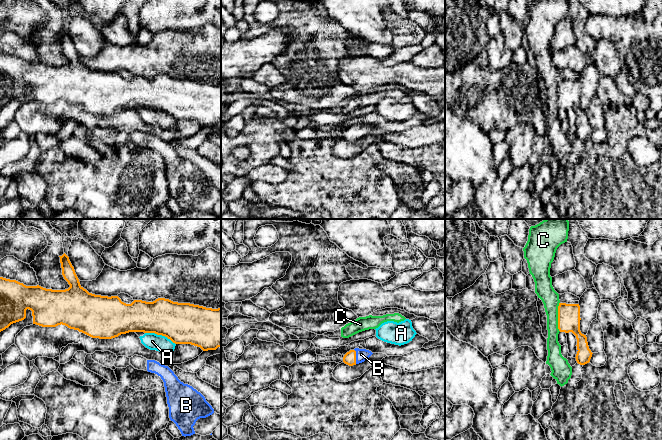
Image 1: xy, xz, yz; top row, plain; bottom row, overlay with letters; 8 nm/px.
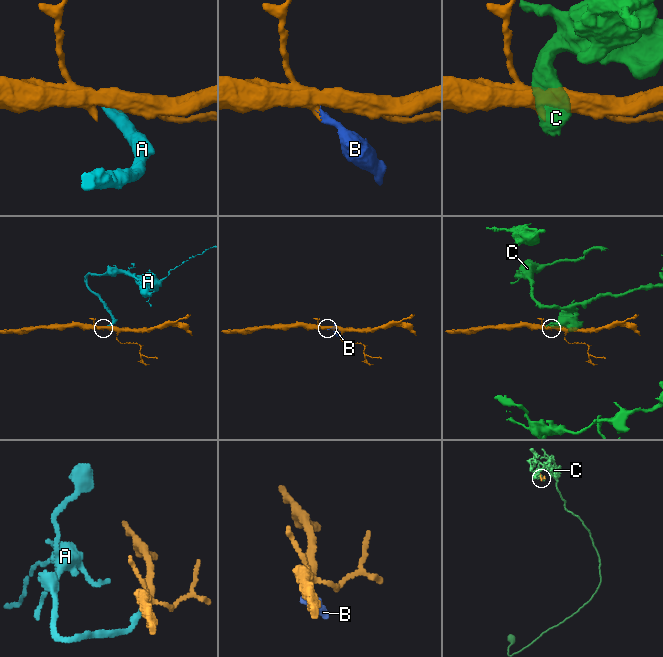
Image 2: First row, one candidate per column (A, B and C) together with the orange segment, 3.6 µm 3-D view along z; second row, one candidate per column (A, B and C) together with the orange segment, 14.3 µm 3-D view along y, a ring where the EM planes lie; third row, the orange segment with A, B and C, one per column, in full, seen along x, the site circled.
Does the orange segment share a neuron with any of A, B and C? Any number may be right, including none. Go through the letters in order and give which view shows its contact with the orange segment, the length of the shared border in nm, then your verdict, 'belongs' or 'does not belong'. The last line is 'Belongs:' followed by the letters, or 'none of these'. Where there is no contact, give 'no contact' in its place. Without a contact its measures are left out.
A: xy | 260 nm | does not belong
B: xz | 120 nm | belongs
C: yz | 240 nm | does not belong
Belongs: B

